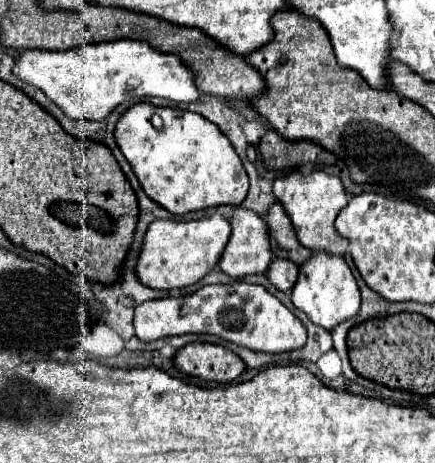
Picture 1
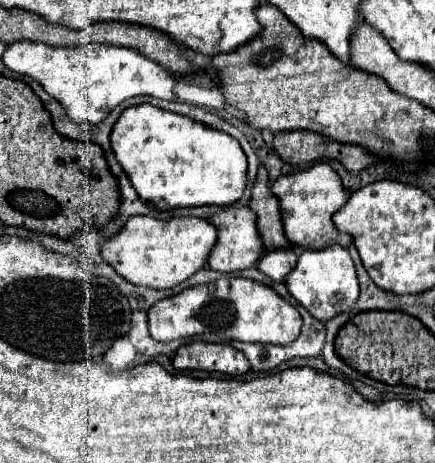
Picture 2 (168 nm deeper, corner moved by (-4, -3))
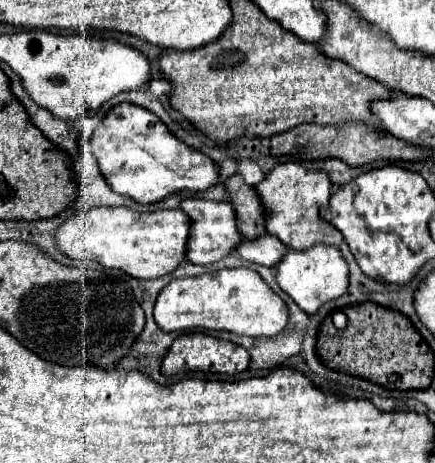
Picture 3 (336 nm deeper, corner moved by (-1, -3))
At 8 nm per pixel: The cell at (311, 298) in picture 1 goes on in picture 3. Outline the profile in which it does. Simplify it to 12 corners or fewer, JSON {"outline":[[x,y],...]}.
{"outline":[[337,246],[289,250],[277,284],[315,314],[341,298],[349,266]]}

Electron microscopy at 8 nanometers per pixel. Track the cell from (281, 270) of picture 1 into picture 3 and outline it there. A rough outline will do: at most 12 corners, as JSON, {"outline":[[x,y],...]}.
{"outline":[[279,238],[245,240],[237,252],[247,262],[273,268],[287,254]]}

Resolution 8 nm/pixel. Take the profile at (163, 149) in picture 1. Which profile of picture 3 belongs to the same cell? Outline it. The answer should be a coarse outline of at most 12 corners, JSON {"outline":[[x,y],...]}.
{"outline":[[115,106],[89,142],[139,204],[219,182],[213,158],[157,114]]}

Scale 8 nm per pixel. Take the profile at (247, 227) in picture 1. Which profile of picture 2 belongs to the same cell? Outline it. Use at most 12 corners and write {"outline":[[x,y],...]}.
{"outline":[[220,210],[208,256],[216,272],[244,270],[264,254],[254,212]]}

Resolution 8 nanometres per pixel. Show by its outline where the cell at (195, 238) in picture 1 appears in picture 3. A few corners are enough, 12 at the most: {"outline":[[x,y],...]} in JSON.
{"outline":[[179,208],[77,212],[61,252],[157,280],[187,258]]}

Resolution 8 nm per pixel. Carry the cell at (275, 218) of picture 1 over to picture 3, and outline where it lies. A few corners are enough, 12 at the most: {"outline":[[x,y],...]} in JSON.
{"outline":[[241,174],[225,188],[237,212],[239,232],[249,238],[267,234],[265,210]]}

